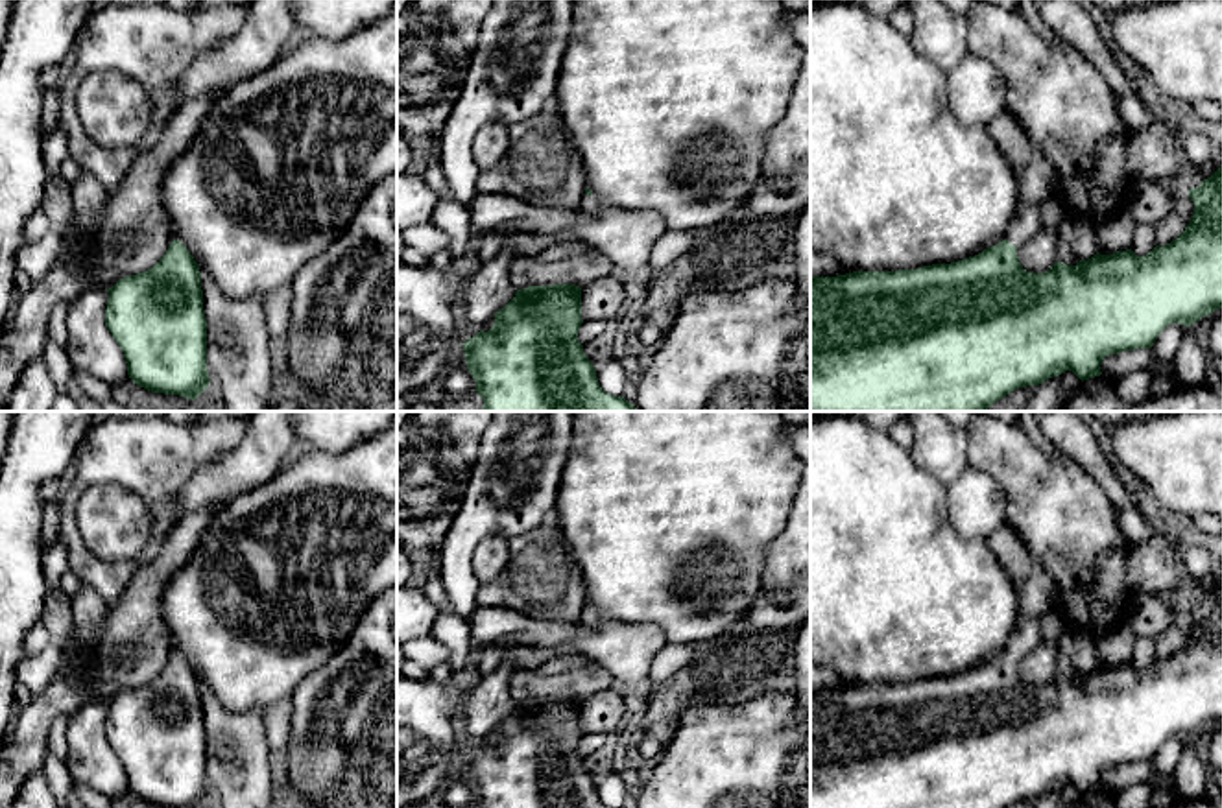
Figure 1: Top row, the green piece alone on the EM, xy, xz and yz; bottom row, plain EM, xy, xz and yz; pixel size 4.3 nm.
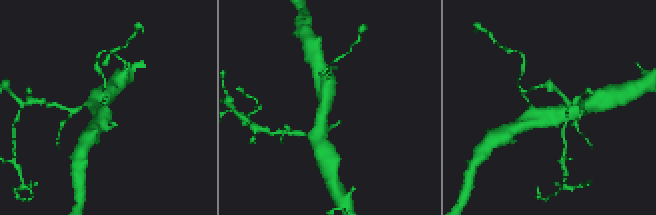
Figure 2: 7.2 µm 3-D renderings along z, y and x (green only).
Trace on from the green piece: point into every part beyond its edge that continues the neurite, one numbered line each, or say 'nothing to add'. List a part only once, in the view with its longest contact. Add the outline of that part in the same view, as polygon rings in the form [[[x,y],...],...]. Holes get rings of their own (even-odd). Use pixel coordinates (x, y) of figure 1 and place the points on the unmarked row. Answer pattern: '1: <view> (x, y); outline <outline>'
1: yz (1027, 637); outline [[[1032,618],[1019,624],[1017,631],[1012,635],[1006,653],[1015,660],[1032,651],[1041,642],[1041,618]]]

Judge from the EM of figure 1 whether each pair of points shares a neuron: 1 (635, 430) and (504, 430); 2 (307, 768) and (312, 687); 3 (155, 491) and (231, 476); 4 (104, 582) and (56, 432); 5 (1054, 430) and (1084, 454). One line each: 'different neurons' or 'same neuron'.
1: different neurons
2: same neuron
3: different neurons
4: different neurons
5: same neuron

